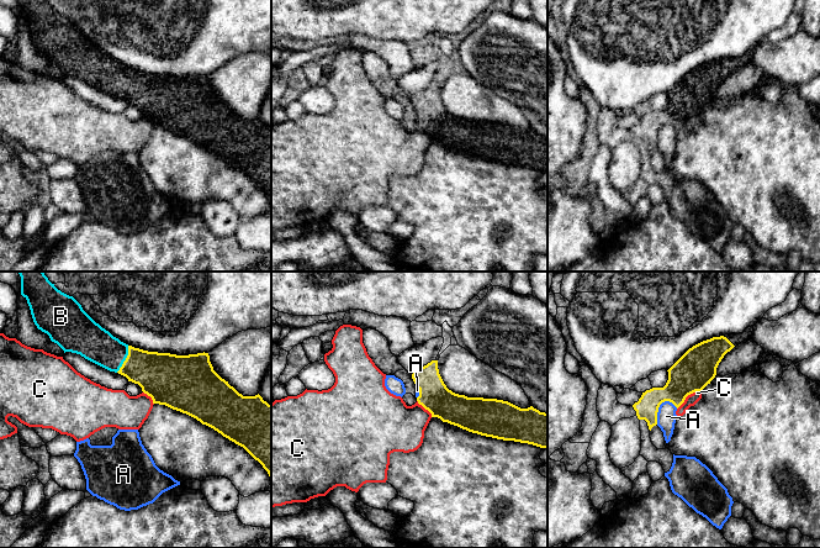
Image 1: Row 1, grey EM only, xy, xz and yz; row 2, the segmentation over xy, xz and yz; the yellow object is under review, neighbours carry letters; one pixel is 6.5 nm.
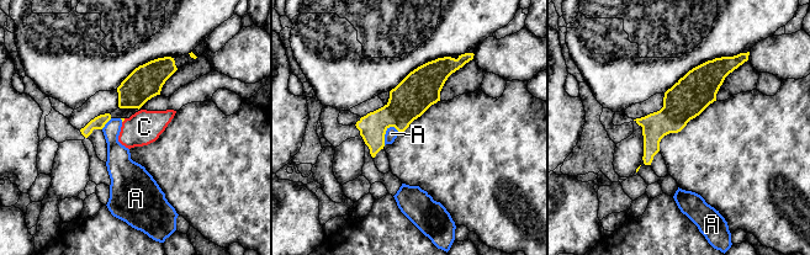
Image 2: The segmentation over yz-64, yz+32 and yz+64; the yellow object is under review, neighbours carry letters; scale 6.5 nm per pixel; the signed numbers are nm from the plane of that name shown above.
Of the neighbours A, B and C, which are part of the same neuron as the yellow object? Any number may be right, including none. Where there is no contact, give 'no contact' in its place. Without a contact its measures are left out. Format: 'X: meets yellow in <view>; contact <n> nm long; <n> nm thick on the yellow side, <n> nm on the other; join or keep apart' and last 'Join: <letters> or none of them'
A: meets yellow in yz; contact 180 nm long; 200 nm thick on the yellow side, 130 nm on the other; keep apart
B: meets yellow in xy; contact 190 nm long; 300 nm thick on the yellow side, 240 nm on the other; join
C: meets yellow in yz; contact 200 nm long; 240 nm thick on the yellow side, 80 nm on the other; keep apart
Join: B

